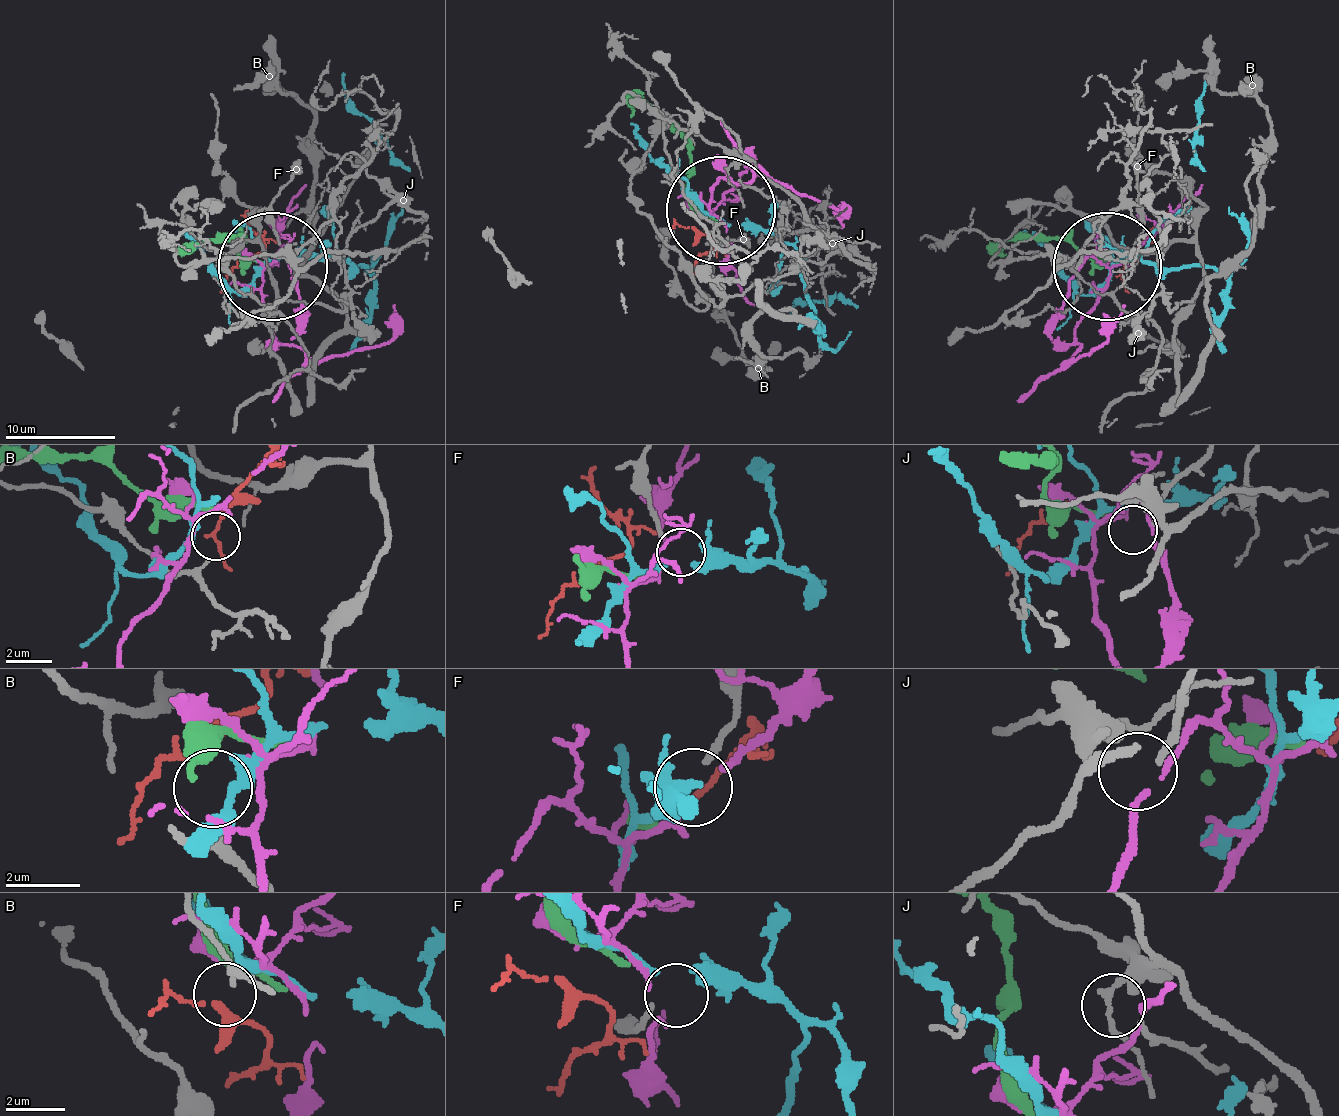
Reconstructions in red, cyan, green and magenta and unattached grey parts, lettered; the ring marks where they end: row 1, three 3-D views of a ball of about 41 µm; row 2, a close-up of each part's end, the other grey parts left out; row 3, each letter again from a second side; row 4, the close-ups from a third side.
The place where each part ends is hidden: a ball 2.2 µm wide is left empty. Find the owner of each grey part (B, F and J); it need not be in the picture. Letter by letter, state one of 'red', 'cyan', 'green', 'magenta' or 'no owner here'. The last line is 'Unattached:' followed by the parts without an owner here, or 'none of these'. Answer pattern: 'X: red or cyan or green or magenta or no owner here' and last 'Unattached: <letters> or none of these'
B: red
F: cyan
J: no owner here
Unattached: J

